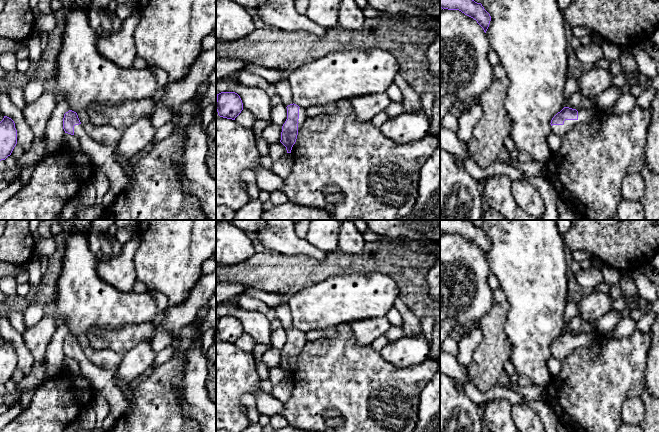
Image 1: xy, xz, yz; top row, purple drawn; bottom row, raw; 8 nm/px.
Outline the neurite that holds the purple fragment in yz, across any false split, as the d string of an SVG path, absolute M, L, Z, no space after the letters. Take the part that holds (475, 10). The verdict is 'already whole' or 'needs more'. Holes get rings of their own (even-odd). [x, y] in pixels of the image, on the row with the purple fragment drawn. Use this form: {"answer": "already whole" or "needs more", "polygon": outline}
{"answer": "already whole", "polygon": "M440 0L440 7L448 10L459 10L465 15L473 18L486 33L490 21L490 14L484 9L481 3L474 0Z"}

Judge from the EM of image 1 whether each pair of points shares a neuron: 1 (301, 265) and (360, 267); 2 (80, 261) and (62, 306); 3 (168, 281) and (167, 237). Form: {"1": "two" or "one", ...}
{"1": "one", "2": "one", "3": "one"}

